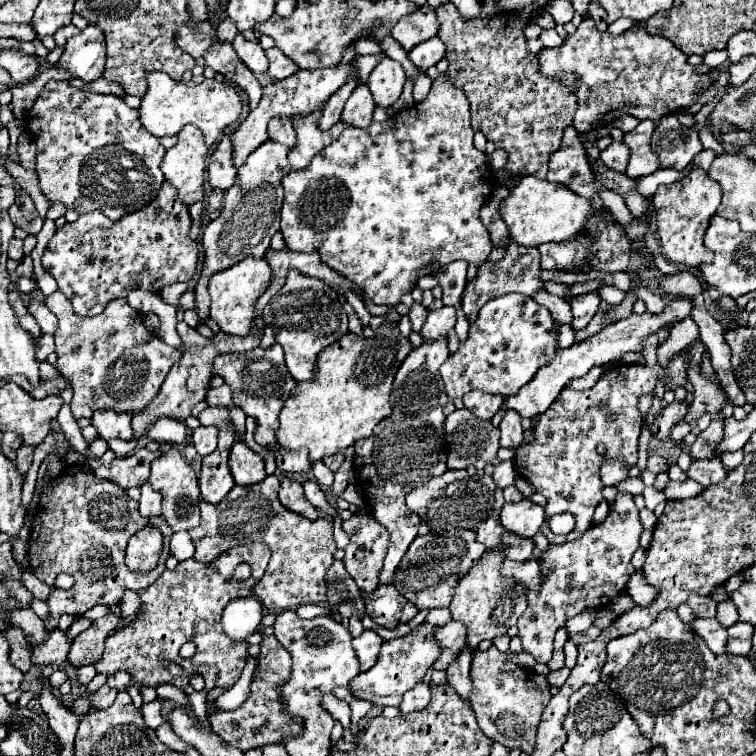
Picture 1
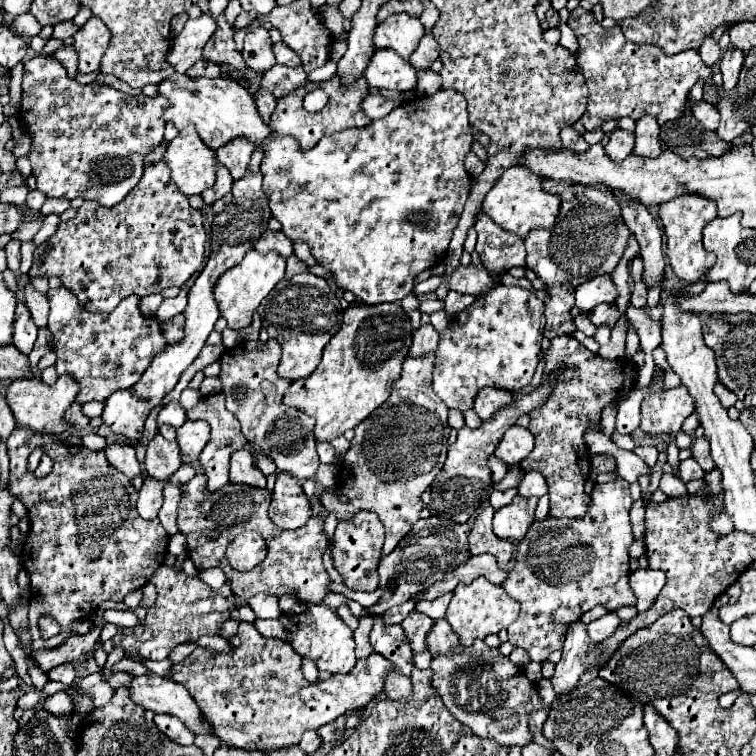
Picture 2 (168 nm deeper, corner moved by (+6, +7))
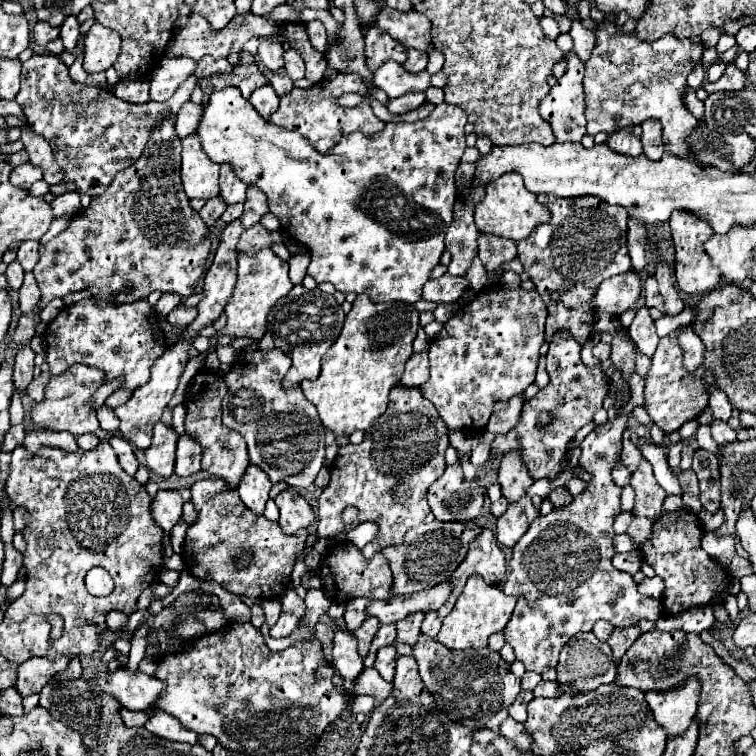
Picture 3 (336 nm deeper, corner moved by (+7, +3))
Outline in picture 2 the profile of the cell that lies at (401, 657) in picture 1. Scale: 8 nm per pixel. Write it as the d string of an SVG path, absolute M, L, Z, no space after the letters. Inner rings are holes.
M241 622L239 634L231 638L231 644L235 648L231 654L209 654L197 648L183 662L173 664L171 672L175 672L175 682L183 684L191 692L193 700L199 704L199 710L213 724L213 730L223 740L223 744L243 750L273 750L287 744L299 744L305 730L317 730L337 716L347 714L349 710L367 706L383 690L383 680L387 674L397 672L389 660L383 660L383 656L373 652L369 658L357 660L349 674L333 674L323 682L319 680L309 684L301 672L301 658L293 652L291 644L279 638L261 636L253 624Z

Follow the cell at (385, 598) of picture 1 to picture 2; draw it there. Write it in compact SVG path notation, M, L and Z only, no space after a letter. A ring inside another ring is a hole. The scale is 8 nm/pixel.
M373 616L375 624L369 634L371 644L375 652L391 660L405 676L411 676L413 672L413 650L407 644L407 636L399 624L383 624L381 616Z

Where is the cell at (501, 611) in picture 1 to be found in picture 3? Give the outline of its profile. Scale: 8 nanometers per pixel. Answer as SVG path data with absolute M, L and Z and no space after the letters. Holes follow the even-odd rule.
M470 576L462 594L456 600L454 610L444 618L436 640L446 648L456 648L456 650L486 648L490 634L494 634L496 630L502 630L510 620L514 604L516 604L514 596L506 596L500 588L488 586L482 580L482 576Z

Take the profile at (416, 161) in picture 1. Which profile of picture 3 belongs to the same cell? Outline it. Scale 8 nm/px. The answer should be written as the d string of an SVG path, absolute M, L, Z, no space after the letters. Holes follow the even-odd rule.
M224 88L224 90L218 90L210 96L210 104L204 108L204 118L202 118L202 124L198 126L198 136L200 136L200 142L202 142L202 148L206 150L208 158L216 164L230 164L234 174L238 176L238 180L242 180L244 184L248 186L258 186L266 198L268 198L268 208L270 212L280 220L282 228L286 228L288 234L292 234L298 242L302 242L308 250L310 250L310 266L308 266L308 276L312 276L318 284L322 282L330 282L336 290L344 292L344 294L350 294L350 292L356 292L356 294L368 294L372 302L406 302L406 304L414 304L420 300L422 296L422 286L424 282L430 278L434 266L440 262L440 256L444 252L444 236L446 236L446 228L450 228L450 220L452 220L452 206L458 198L458 192L456 192L456 184L454 184L454 172L456 172L456 166L460 164L460 158L462 158L462 152L466 148L466 142L464 142L464 126L466 126L466 112L462 112L460 106L454 106L454 104L438 104L436 110L424 118L424 120L418 120L414 124L406 124L406 122L398 122L398 124L386 124L386 128L382 132L376 132L372 136L364 136L362 132L354 132L350 136L344 136L328 154L318 154L310 142L306 138L302 138L298 132L290 132L286 128L280 128L276 124L270 124L268 120L264 120L256 110L254 106L242 98L240 90L238 88Z

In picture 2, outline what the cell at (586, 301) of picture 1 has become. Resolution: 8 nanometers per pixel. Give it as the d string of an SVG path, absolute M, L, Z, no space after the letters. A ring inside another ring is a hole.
M597 276L597 278L583 282L575 290L575 306L583 314L587 314L601 302L605 302L605 304L615 302L615 296L617 296L617 288L609 280L609 276Z

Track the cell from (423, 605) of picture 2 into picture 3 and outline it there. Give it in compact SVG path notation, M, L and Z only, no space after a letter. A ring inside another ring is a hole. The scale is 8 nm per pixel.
M482 530L482 534L470 544L470 552L464 558L464 562L450 574L450 584L452 592L448 600L438 610L438 616L444 618L452 612L456 598L462 592L462 586L472 574L480 574L486 584L498 586L504 576L506 576L506 562L504 562L504 552L498 546L498 540L492 530Z

